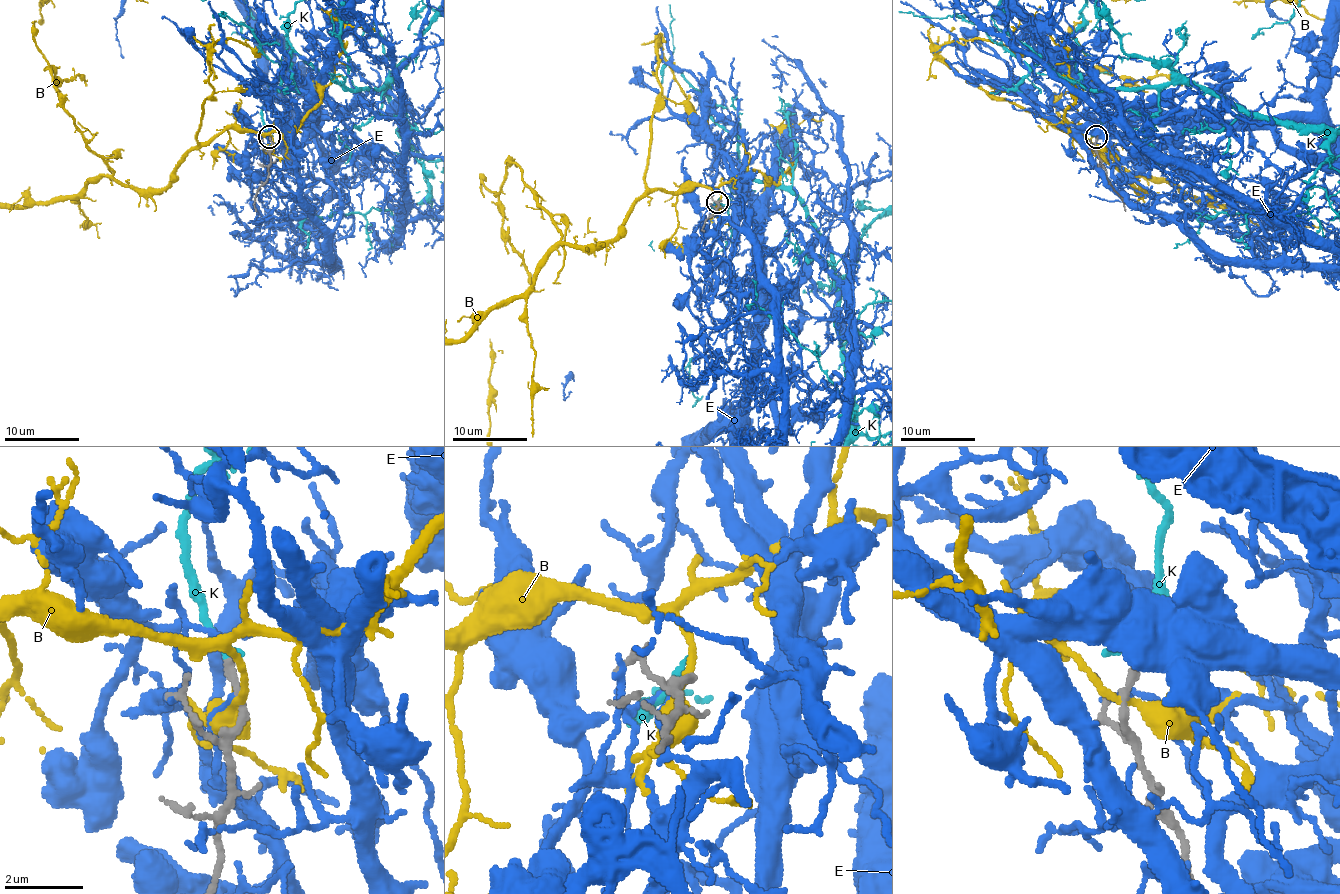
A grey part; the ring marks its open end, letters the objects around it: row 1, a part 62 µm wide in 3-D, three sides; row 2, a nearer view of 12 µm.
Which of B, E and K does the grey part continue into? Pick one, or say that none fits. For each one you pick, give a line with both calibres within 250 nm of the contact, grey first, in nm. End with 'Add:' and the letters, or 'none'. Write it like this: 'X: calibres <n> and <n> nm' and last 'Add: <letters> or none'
K: calibres 190 and 180 nm
Add: K

